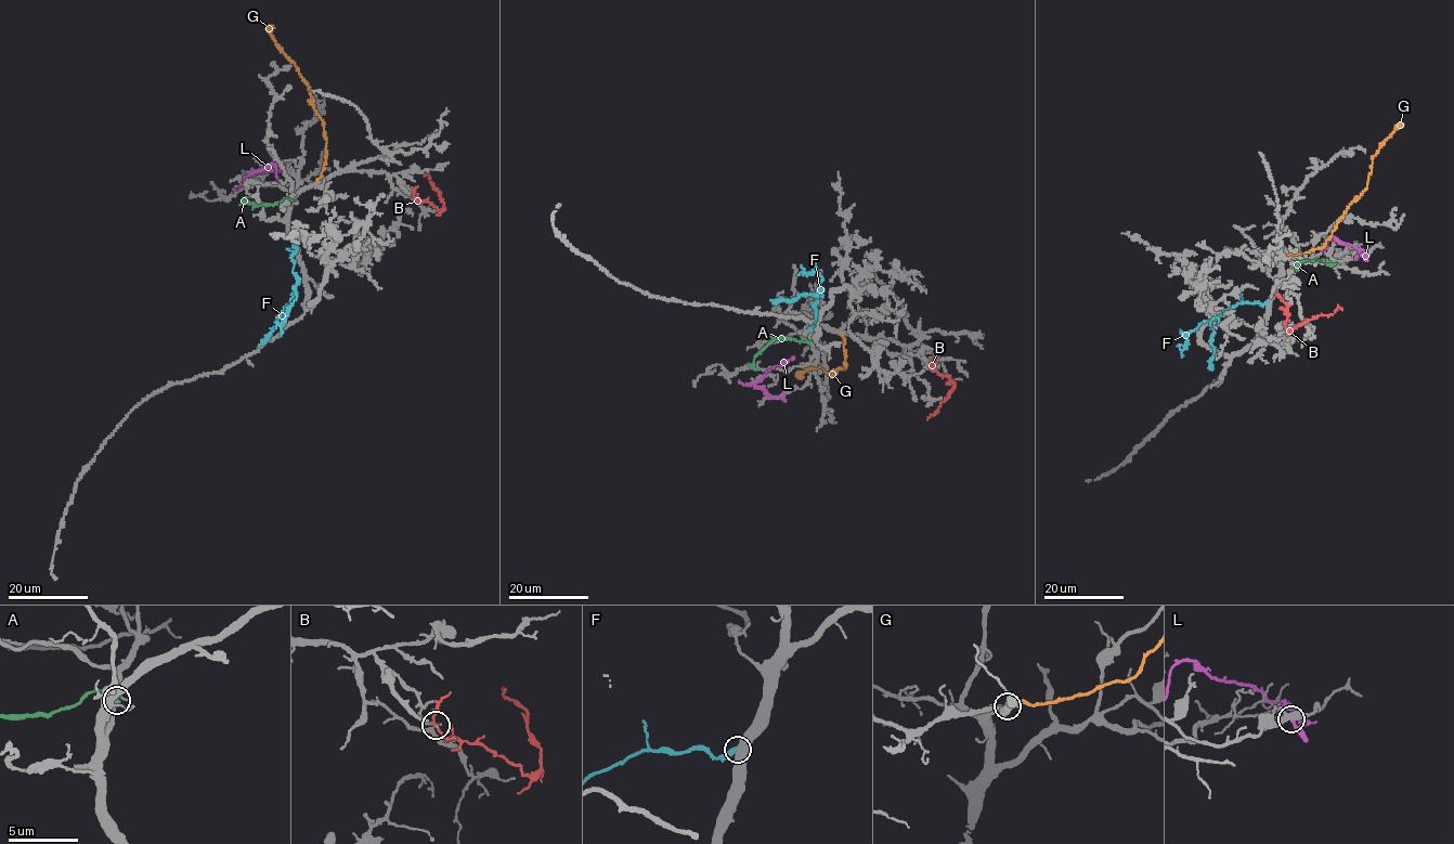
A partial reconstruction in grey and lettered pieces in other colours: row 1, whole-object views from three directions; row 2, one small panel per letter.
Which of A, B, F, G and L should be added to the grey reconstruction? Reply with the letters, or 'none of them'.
none of them

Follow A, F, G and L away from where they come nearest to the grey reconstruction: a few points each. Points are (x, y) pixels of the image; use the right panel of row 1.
A: (1294, 267), (1301, 261), (1323, 260), (1333, 264), (1337, 261)
F: (1268, 302), (1236, 303), (1211, 321), (1214, 358), (1209, 368)
G: (1286, 256), (1320, 248), (1338, 220), (1366, 187), (1372, 157), (1403, 125)
L: (1362, 254), (1364, 257), (1367, 254), (1332, 237), (1322, 252)

